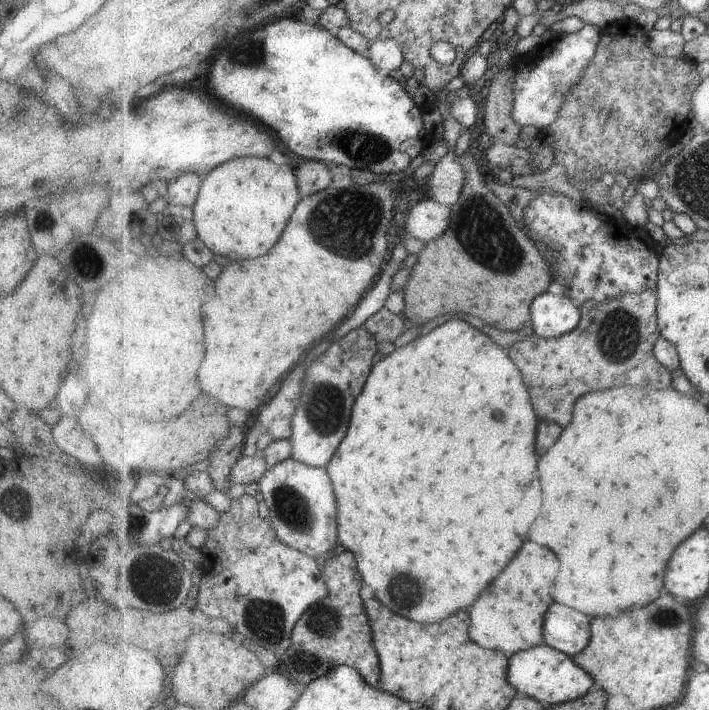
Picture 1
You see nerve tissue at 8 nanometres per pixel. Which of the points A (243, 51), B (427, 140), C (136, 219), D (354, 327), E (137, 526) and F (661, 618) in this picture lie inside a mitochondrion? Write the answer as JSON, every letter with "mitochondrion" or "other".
{"A":"mitochondrion","B":"other","C":"other","D":"other","E":"mitochondrion","F":"mitochondrion"}

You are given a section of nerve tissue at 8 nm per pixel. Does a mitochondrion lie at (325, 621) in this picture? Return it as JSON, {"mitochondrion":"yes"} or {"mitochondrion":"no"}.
{"mitochondrion":"yes"}

